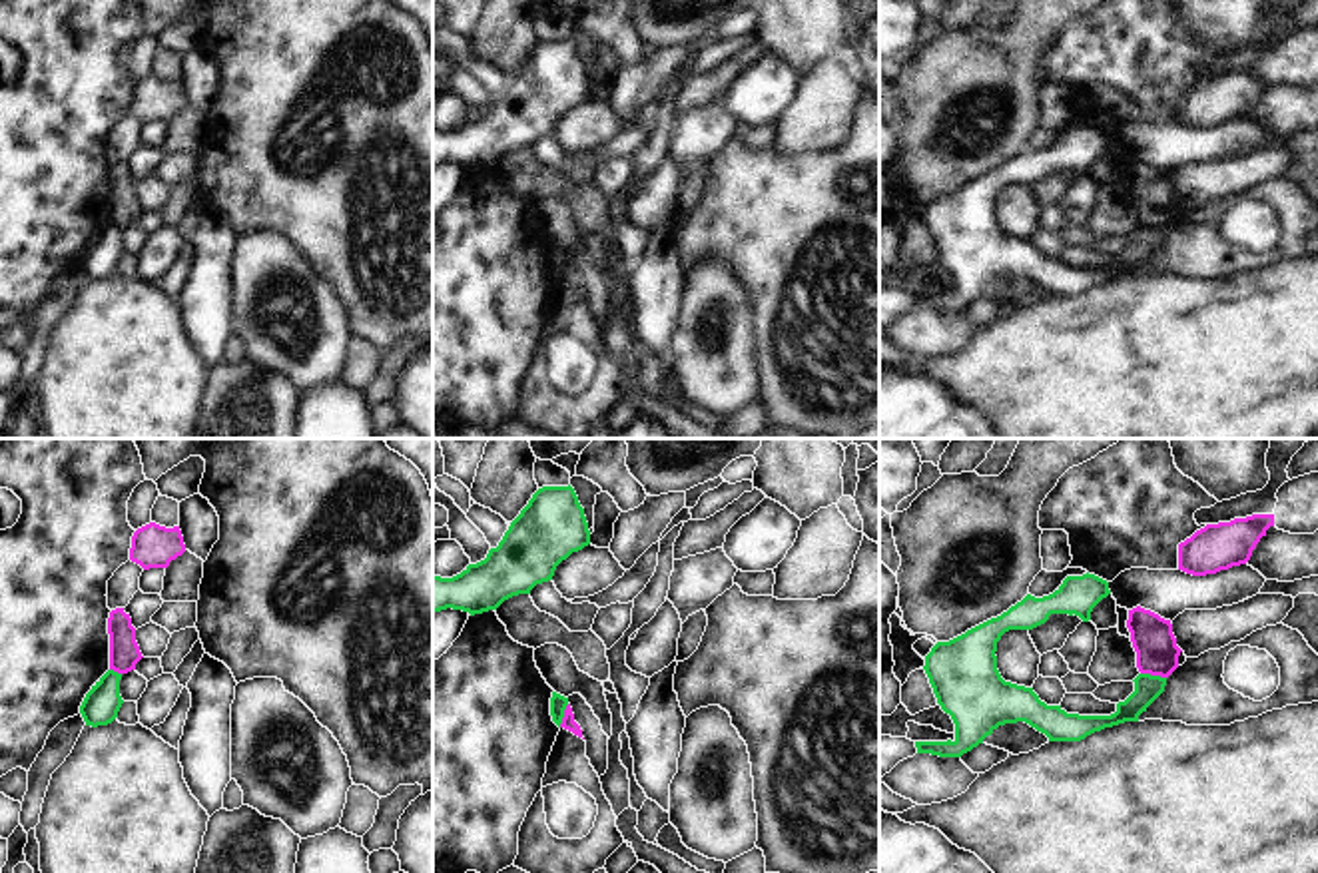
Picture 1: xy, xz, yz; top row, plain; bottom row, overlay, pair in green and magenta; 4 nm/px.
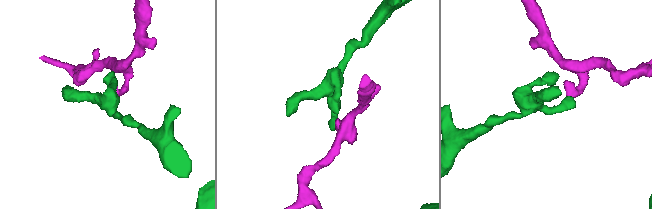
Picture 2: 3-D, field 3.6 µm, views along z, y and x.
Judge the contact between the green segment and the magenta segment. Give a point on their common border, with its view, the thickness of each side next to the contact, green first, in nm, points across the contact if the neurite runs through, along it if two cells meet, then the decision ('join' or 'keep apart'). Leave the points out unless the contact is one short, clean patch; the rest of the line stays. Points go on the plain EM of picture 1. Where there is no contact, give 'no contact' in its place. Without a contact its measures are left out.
meets green in yz at (1153, 230); 110 nm thick on the green side, 170 nm on the other; border along yz (1141, 226), (1165, 232); keep apart

